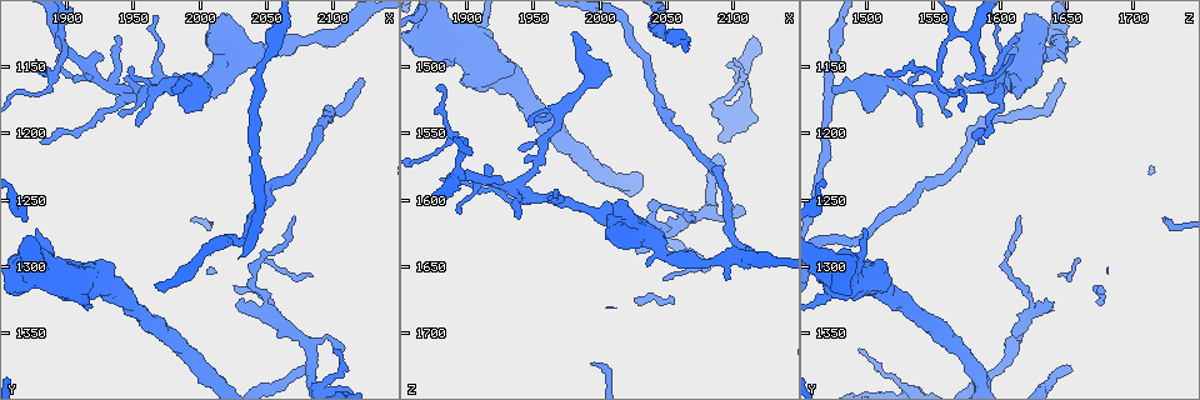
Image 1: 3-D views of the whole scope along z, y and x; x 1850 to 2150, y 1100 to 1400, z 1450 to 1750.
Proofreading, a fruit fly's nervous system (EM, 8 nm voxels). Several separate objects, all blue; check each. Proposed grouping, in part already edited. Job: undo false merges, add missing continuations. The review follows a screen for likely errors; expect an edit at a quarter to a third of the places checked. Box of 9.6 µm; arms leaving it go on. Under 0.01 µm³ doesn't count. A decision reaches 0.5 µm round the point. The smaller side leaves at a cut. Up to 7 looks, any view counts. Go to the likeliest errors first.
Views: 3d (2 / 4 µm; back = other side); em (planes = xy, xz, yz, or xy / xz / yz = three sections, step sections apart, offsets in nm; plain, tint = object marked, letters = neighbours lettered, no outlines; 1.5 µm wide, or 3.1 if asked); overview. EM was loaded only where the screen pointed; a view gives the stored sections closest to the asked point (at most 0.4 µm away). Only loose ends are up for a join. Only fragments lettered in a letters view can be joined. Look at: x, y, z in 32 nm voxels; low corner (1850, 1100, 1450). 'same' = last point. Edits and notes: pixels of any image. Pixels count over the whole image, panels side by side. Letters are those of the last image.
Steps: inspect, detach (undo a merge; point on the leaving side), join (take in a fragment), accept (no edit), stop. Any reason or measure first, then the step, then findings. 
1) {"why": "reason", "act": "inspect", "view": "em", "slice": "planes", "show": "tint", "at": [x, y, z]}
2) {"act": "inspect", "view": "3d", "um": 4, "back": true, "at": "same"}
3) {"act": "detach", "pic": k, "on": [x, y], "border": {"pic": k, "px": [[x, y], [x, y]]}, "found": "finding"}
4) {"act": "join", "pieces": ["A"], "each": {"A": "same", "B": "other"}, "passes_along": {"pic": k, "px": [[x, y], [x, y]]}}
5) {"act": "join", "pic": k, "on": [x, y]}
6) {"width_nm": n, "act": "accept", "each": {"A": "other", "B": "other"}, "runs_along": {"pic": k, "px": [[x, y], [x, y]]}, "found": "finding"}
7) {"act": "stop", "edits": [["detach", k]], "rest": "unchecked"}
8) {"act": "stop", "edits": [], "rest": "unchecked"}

{"why": "long arm stops here", "act": "inspect", "view": "3d", "um": 2, "at": [2120, 1158, 1646]}

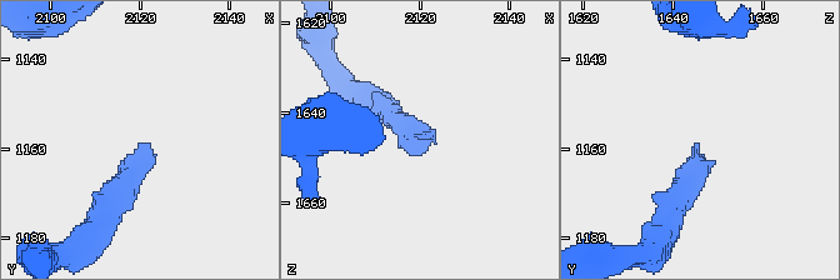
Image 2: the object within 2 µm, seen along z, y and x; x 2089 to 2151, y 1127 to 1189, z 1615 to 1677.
{"act": "inspect", "view": "em", "slice": "planes", "show": "letters", "at": [2122, 1160, 1646]}

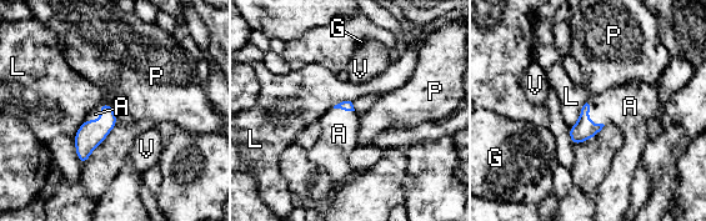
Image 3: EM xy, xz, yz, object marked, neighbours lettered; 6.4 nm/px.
{"longest_contact_nm": ["L", 200], "act": "join", "pieces": ["A"], "each": {"A": "same", "G": "other", "L": "other", "P": "other", "V": "other"}, "found": "it goes on there"}

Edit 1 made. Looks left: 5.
{"act": "inspect", "view": "overview"}

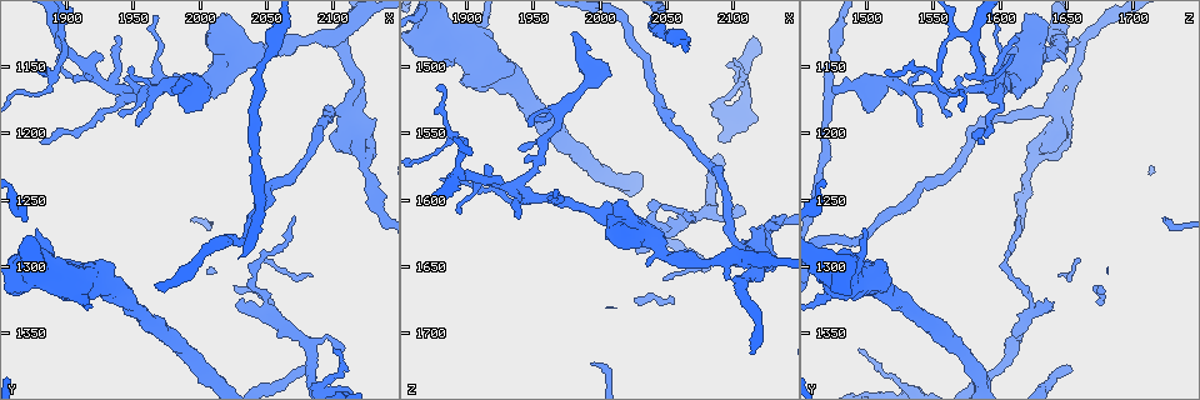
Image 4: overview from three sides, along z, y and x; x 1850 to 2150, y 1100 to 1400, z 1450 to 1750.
{"why": "branch stops here", "act": "inspect", "view": "em", "slice": "planes", "show": "tint", "at": [2082, 1374, 1654]}

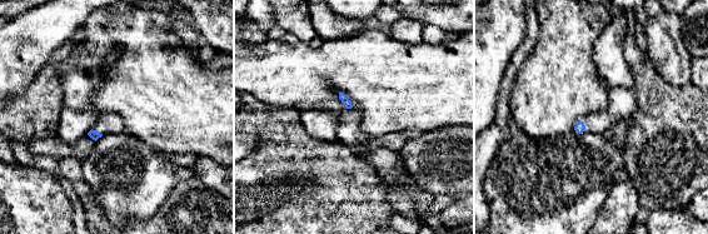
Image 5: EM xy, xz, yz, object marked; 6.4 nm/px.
{"act": "inspect", "view": "em", "slice": "planes", "show": "letters", "at": "same"}

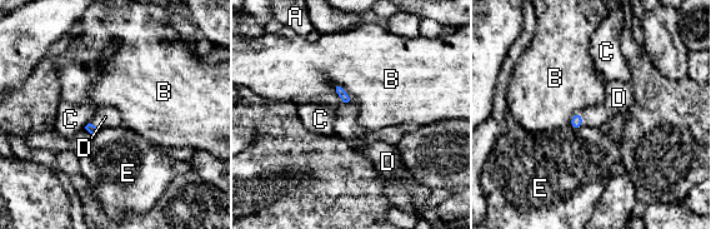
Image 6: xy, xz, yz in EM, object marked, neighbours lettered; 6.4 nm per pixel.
{"act": "join", "pieces": ["D"], "each": {"A": "other", "B": "other", "C": "other", "D": "same", "E": "other"}, "passes_along": {"pic": 6, "px": [[576, 122], [581, 118], [616, 101]]}, "found": "the neuron continues"}

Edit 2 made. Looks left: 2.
{"act": "stop", "edits": [["join", 3], ["join", 6]], "rest": "unchecked"}

